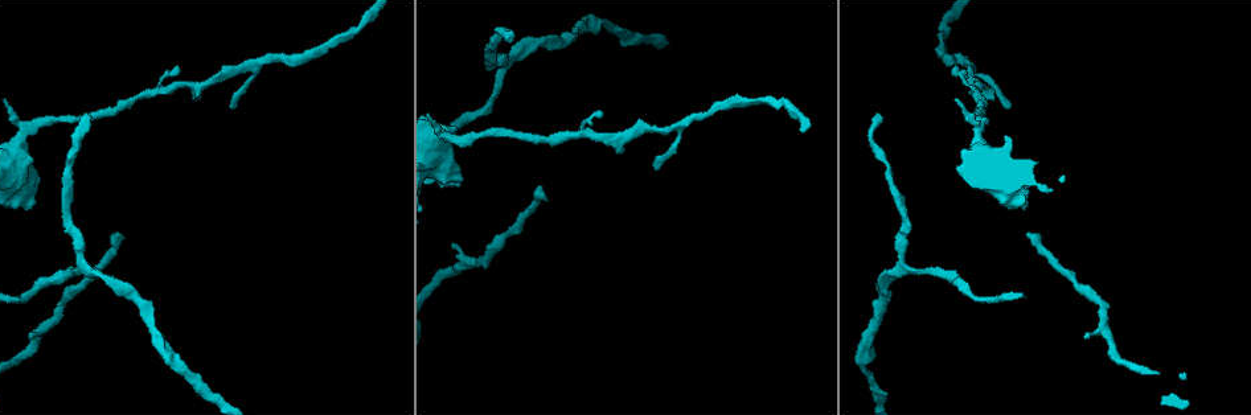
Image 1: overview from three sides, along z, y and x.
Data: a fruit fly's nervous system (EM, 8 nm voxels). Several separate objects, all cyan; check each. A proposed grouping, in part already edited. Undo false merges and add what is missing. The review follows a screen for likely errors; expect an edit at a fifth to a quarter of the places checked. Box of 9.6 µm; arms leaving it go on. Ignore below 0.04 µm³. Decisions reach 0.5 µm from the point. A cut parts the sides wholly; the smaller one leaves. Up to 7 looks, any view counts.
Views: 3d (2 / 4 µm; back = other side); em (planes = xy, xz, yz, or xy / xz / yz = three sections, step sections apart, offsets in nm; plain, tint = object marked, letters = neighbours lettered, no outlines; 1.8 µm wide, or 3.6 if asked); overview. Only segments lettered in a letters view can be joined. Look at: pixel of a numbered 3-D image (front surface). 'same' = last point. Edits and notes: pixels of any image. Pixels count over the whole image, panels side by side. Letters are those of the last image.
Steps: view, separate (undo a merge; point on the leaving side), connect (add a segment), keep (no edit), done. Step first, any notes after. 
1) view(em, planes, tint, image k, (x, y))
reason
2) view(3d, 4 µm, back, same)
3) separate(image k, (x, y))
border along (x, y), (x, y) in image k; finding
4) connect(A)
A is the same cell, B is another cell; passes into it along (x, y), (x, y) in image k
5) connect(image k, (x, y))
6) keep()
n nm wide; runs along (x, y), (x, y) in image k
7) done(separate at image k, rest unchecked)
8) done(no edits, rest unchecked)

view(3d, 4 µm, image 1, (30, 339))
an open end

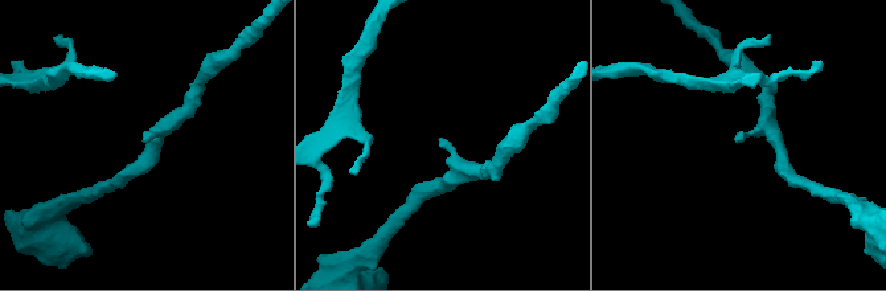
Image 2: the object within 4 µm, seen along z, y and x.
view(em, planes, tint, image 2, (736, 140))
now the EM

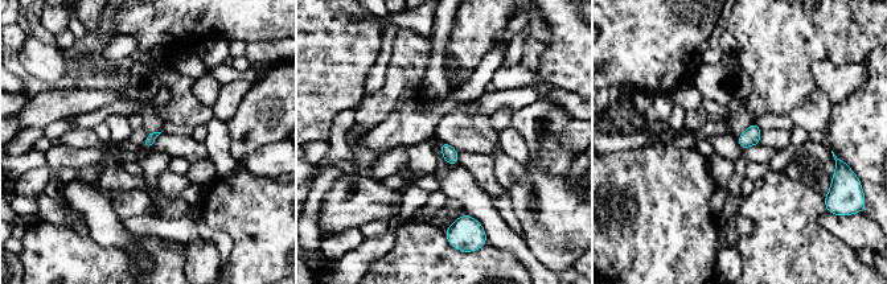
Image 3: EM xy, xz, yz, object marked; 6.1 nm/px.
view(em, planes, letters, same)
see the neighbours

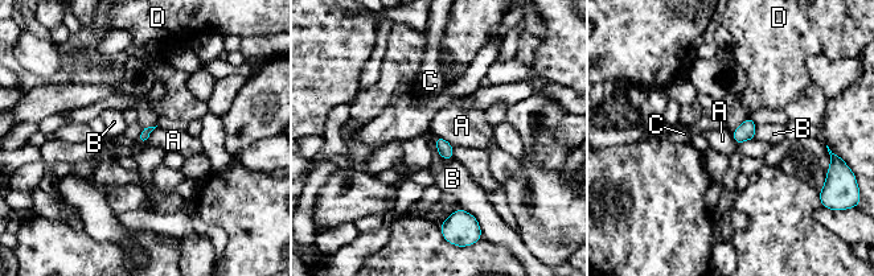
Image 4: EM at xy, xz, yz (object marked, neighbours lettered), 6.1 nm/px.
keep()
A touches over 150 nm; A, B, C and D are other cells; border along (156, 126), (150, 138), (140, 143) in image 4; no lettered segment goes on from it

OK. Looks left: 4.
view(em, 3.6 µm, planes, letters, image 1, (38, 178))
an open end

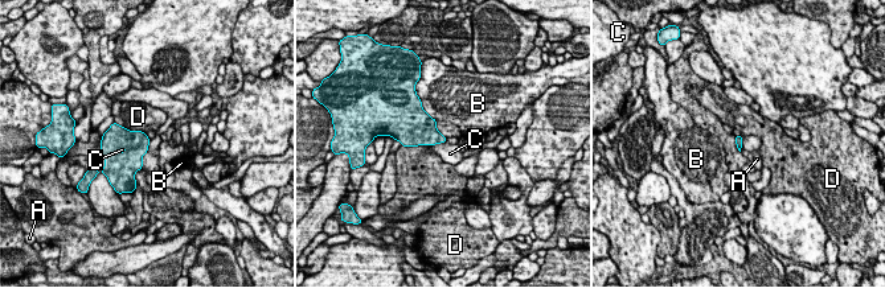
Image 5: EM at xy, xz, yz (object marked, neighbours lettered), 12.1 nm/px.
keep()
A, B, C and D are other cells; border along (445, 142), (429, 145) in image 5; no lettered segment goes on from it

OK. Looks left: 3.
view(3d, 2 µm, image 1, (881, 115))
free end

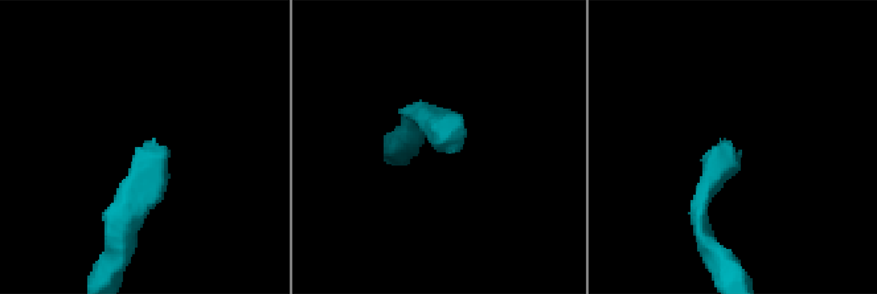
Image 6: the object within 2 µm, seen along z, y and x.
view(em, yz, step 8, tint, image 6, (446, 143))
now the EM

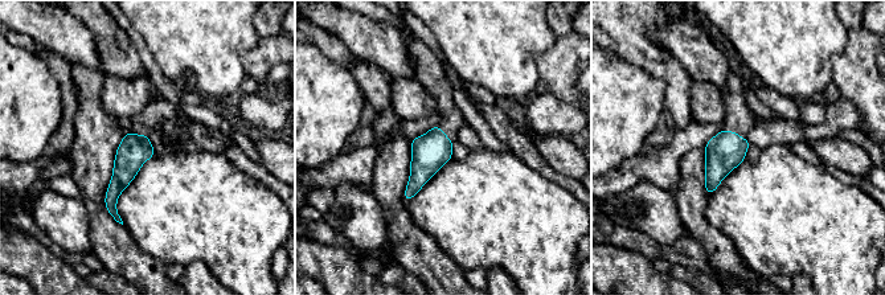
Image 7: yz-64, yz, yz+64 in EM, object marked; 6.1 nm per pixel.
view(em, planes, letters, same)
another direction

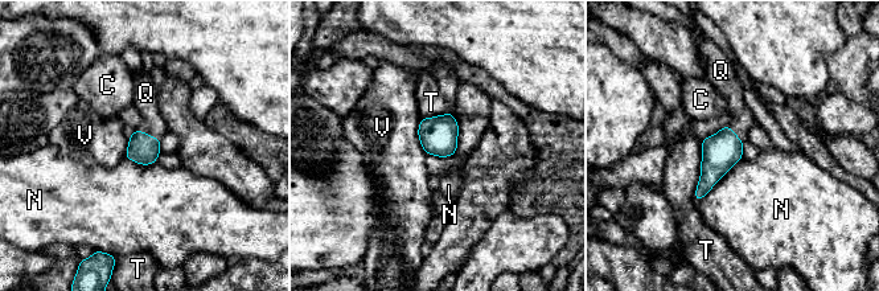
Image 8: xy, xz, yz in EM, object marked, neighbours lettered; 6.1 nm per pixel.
connect(Q)
190 nm wide; Q is the same cell, C, N, T and V are other cells; passes into it along (143, 148), (148, 134), (146, 93) in image 8; it goes on there

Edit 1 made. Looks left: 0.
done(connect at image 8, rest unchecked)

